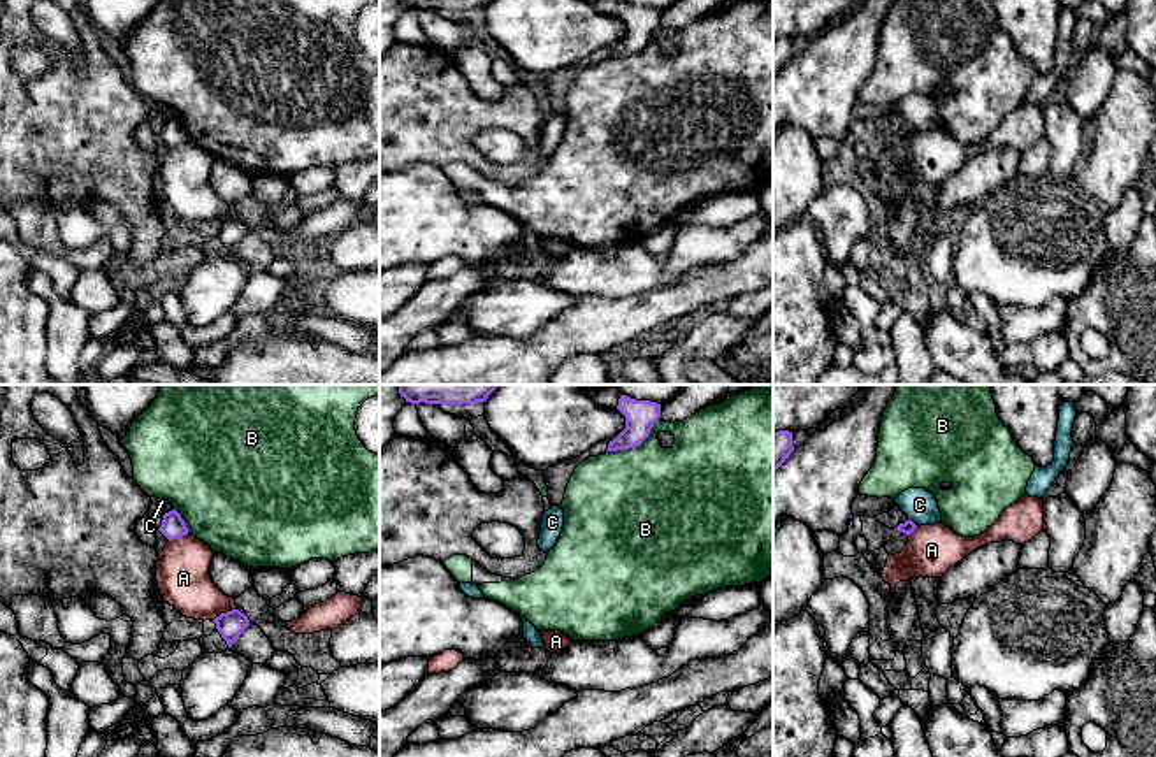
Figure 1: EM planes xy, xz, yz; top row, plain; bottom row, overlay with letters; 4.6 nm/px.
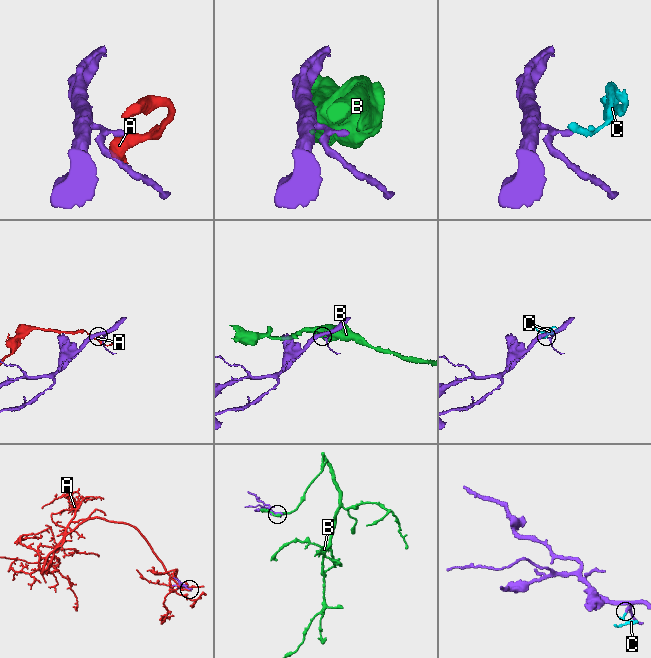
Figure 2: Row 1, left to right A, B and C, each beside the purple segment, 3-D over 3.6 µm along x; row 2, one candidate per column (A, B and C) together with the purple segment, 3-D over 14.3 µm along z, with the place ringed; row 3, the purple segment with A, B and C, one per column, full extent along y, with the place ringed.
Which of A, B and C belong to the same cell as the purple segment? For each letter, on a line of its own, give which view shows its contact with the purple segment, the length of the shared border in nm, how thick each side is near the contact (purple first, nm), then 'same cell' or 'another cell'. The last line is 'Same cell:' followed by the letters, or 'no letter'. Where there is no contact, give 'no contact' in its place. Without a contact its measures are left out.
A: meets purple in xy; contact 130 nm long; 120 nm thick on the purple side, 240 nm on the other; another cell
B: meets purple in xz; contact 280 nm long; 140 nm thick on the purple side, 480 nm on the other; another cell
C: meets purple in yz; contact 50 nm long; 60 nm thick on the purple side, 150 nm on the other; another cell
Same cell: no letter

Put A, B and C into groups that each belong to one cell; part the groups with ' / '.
A / B / C

